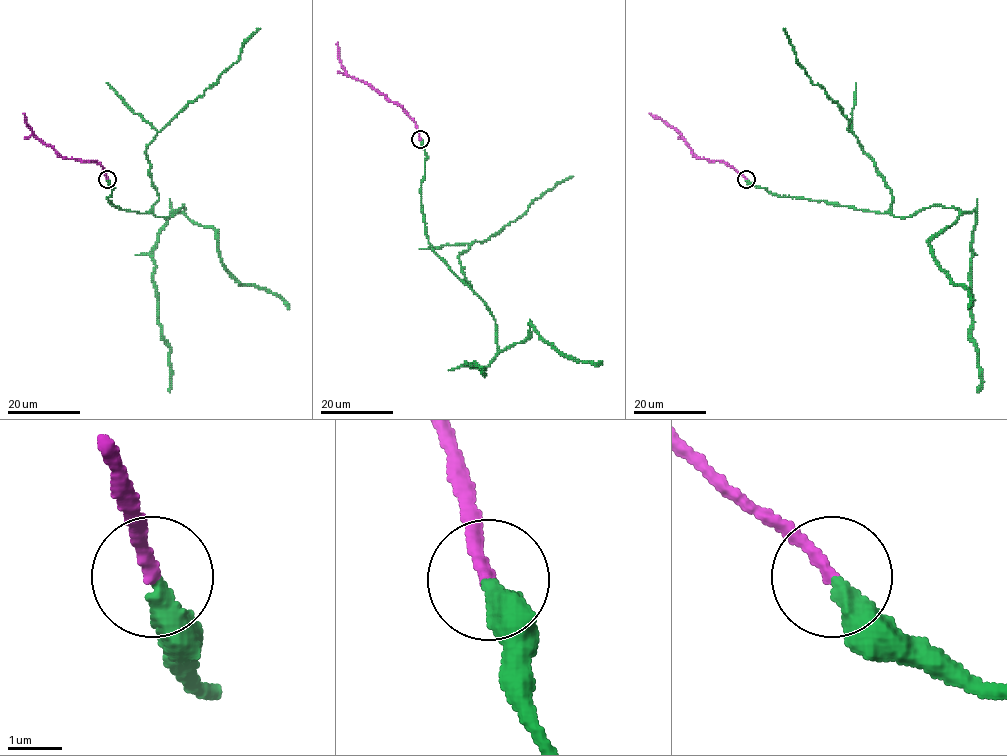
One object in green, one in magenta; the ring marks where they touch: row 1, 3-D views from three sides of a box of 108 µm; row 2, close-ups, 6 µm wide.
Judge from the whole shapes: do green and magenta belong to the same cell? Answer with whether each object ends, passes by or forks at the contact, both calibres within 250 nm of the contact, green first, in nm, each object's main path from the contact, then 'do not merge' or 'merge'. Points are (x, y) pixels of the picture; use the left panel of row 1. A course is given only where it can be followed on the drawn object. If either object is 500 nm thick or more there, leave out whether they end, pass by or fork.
green ends; magenta ends; calibres 360 and 240 nm; course green (107, 179), (107, 197), (120, 209), (168, 217), (185, 208), (173, 212), (153, 252), (169, 392); course magenta (107, 179), (103, 167), (96, 162), (64, 158), (51, 146), (44, 145), (28, 126), (24, 114); merge

